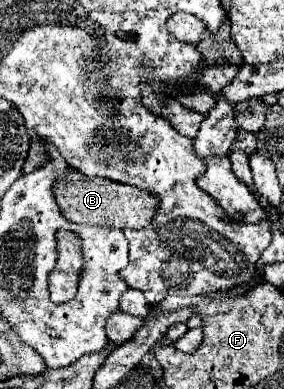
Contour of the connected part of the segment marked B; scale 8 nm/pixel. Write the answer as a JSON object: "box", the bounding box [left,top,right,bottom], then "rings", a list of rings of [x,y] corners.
{"box":[54,170,156,230],"rings":[[[70,170],[60,180],[56,180],[54,196],[56,196],[56,202],[60,204],[60,210],[64,212],[64,218],[72,220],[76,224],[116,226],[120,230],[142,228],[152,220],[152,216],[156,212],[156,200],[148,192],[140,192],[134,186],[118,184],[108,178],[82,176],[76,170]]]}

